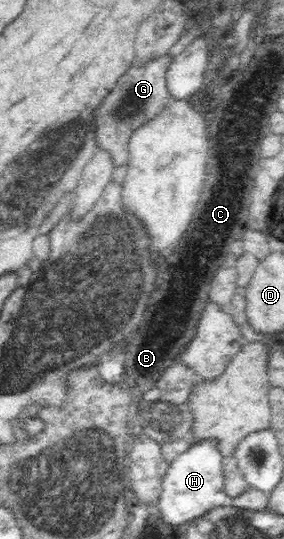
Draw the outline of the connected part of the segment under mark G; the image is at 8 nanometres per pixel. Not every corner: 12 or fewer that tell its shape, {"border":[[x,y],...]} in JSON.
{"border":[[166,54],[135,62],[97,115],[99,141],[127,159],[133,128],[171,99]]}

